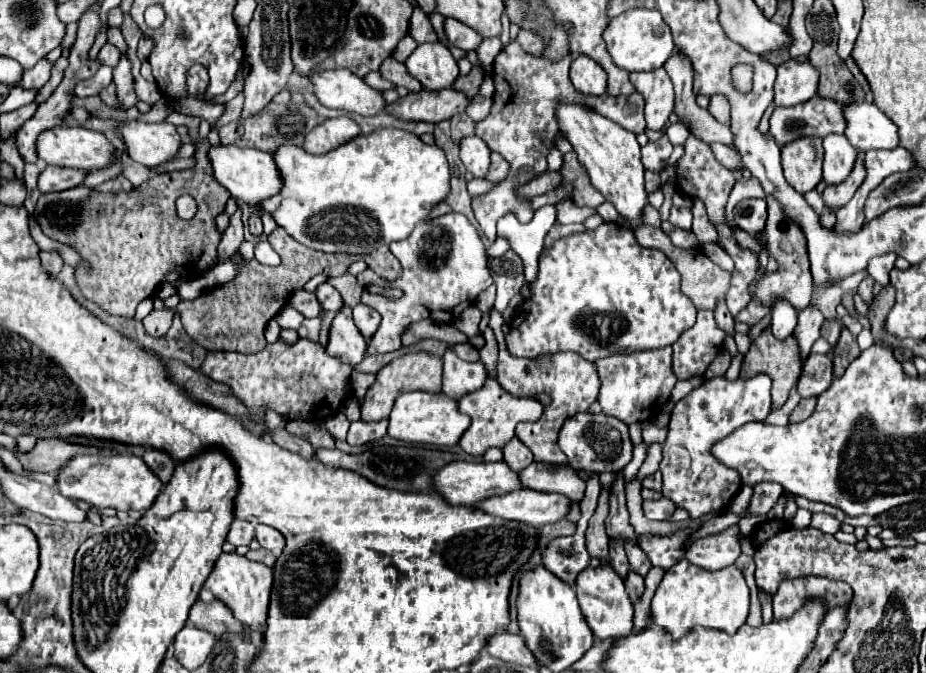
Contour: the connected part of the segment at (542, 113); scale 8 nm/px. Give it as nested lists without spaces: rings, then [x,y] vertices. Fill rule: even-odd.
[[[514,42],[502,48],[502,52],[494,60],[494,70],[492,70],[494,84],[496,84],[494,106],[484,120],[476,122],[476,136],[484,138],[490,150],[498,152],[510,164],[510,170],[508,176],[502,182],[498,182],[490,192],[472,198],[472,210],[488,240],[494,240],[496,220],[508,212],[512,212],[520,222],[532,220],[534,210],[530,206],[530,198],[516,196],[516,190],[548,172],[546,156],[556,146],[554,144],[556,136],[564,136],[556,118],[558,104],[582,104],[588,110],[600,112],[608,120],[620,124],[622,128],[634,134],[640,134],[646,128],[644,96],[640,92],[634,92],[630,96],[618,96],[618,98],[610,94],[602,94],[602,96],[580,94],[574,90],[568,78],[570,62],[572,62],[570,56],[564,56],[558,62],[550,62],[546,58],[534,60],[534,56],[526,56],[526,52],[522,52],[522,48],[518,48],[518,44]]]

